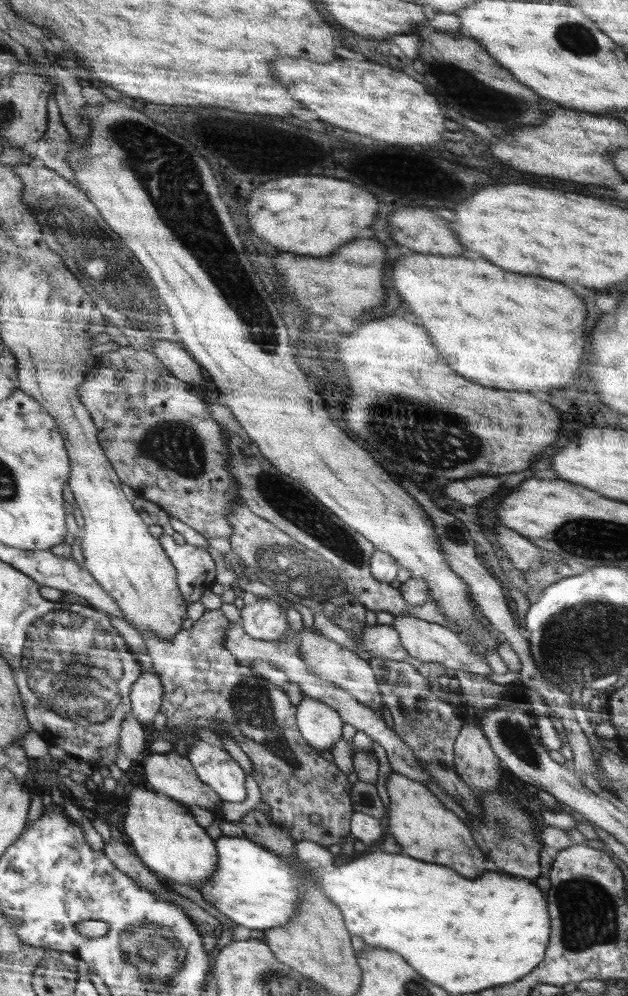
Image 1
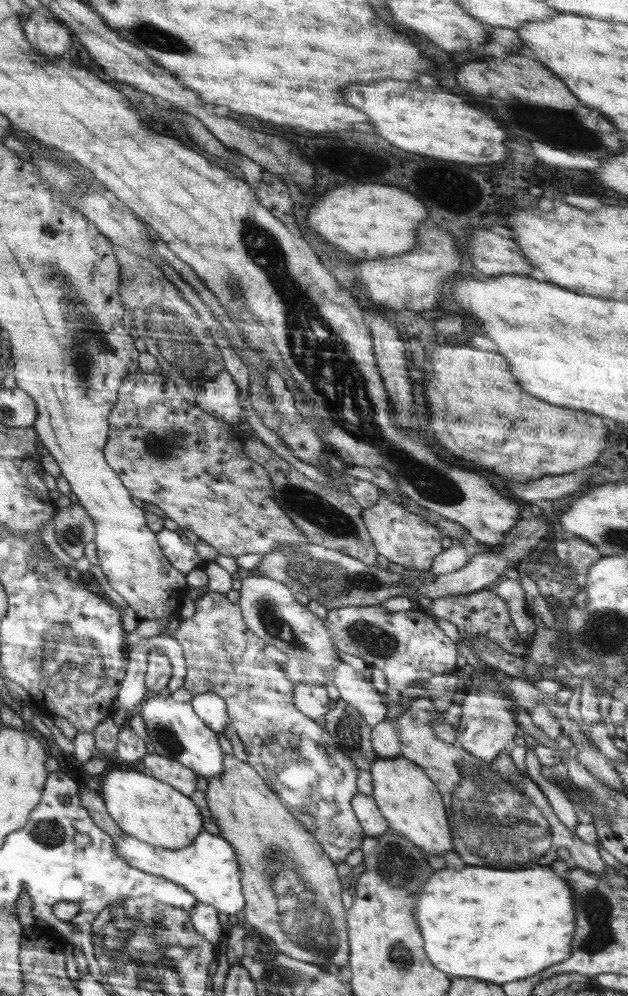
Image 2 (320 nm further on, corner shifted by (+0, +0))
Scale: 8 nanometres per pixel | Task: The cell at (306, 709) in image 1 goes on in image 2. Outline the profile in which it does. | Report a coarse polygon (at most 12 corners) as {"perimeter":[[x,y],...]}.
{"perimeter":[[295,684],[295,705],[321,722],[333,703],[325,686]]}

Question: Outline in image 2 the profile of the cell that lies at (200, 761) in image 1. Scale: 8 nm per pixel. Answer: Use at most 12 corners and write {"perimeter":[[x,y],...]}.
{"perimeter":[[191,703],[139,704],[155,754],[206,779],[223,773],[218,737]]}

